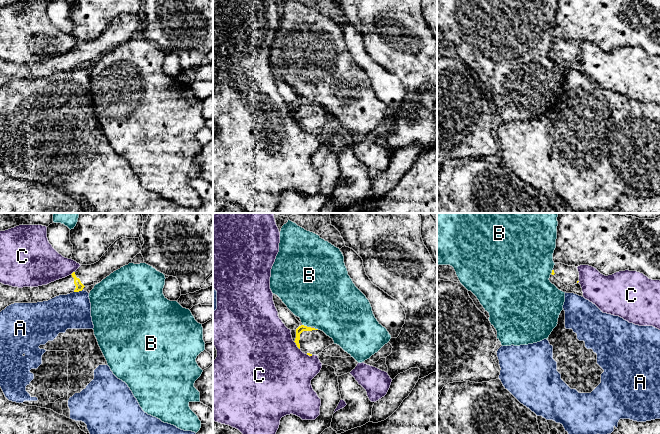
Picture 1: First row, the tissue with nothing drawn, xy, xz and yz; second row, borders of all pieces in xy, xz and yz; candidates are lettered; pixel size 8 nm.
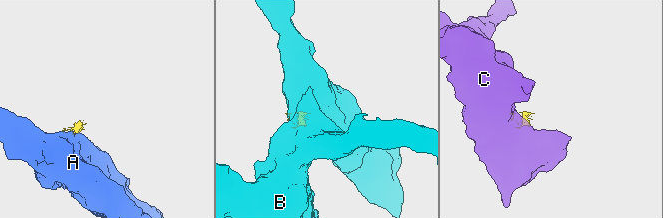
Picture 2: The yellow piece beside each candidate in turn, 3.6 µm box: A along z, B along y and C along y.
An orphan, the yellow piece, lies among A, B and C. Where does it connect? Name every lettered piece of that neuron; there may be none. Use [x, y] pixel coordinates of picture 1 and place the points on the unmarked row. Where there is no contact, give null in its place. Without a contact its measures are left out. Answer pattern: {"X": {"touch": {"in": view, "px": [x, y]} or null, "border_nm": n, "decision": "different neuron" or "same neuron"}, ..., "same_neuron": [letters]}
{"A": {"touch": {"in": "xy", "px": [78, 67]}, "border_nm": 80, "decision": "different neuron"}, "B": {"touch": {"in": "xz", "px": [306, 102]}, "border_nm": 80, "decision": "different neuron"}, "C": {"touch": {"in": "xz", "px": [296, 120]}, "border_nm": 90, "decision": "different neuron"}, "same_neuron": []}

